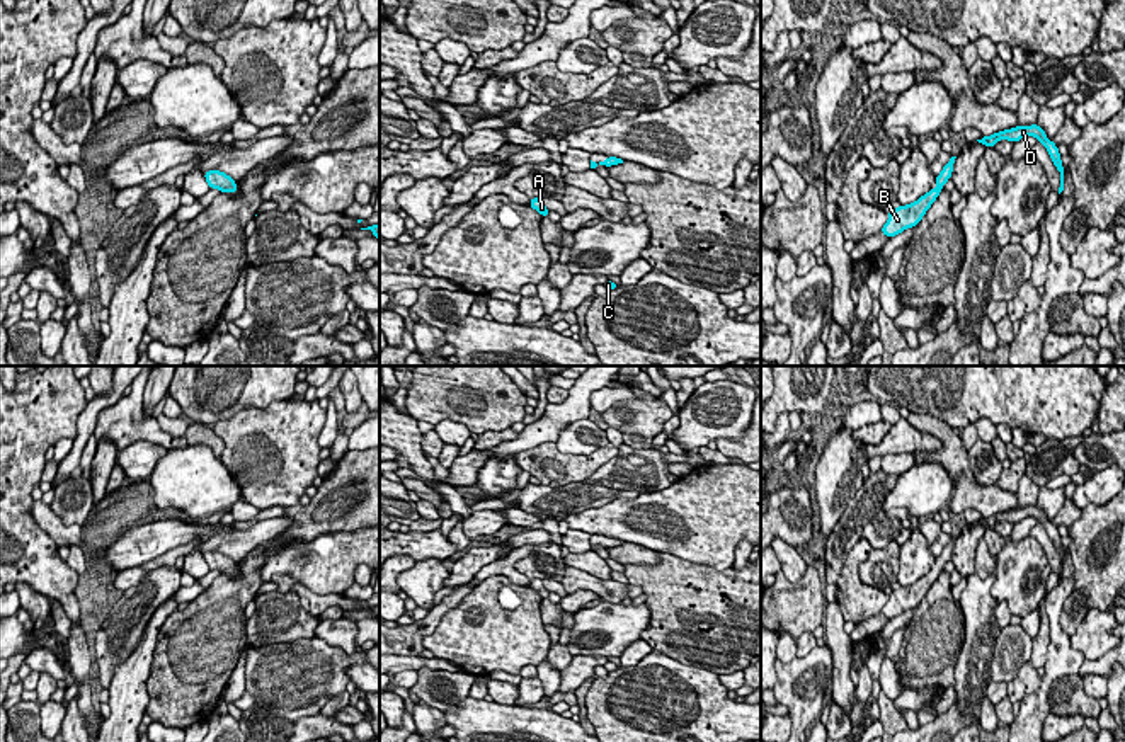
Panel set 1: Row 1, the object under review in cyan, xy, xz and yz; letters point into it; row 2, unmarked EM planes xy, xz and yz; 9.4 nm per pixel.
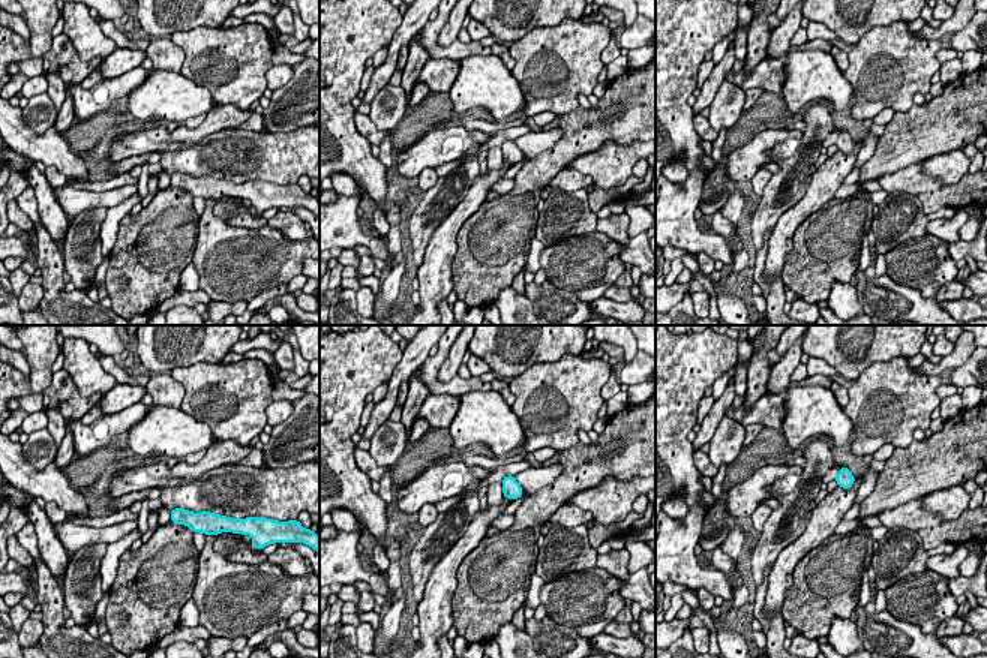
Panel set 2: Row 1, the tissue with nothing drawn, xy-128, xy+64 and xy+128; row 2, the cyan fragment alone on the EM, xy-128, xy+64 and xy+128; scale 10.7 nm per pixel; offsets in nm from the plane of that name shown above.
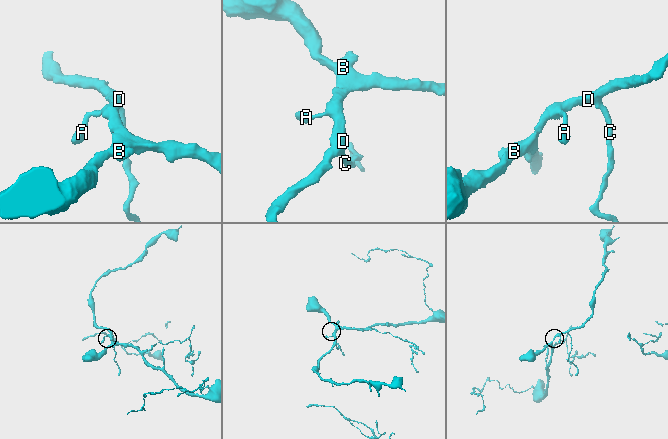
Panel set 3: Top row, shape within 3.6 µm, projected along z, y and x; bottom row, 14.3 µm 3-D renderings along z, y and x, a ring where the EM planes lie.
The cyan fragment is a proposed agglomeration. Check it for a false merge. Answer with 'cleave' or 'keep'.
keep

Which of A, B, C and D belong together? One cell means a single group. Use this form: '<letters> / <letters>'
A B C D

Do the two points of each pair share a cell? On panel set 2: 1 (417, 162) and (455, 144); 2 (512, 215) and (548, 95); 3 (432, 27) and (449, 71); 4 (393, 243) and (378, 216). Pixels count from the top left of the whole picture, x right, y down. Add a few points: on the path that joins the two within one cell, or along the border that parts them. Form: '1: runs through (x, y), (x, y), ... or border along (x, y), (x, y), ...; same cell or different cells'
1: runs through (426, 153), (441, 143), (446, 144); same cell
2: border along (579, 105), (560, 116); different cells
3: border along (431, 57), (450, 57), (458, 62); different cells
4: border along (384, 213), (389, 222), (389, 233), (386, 236); different cells

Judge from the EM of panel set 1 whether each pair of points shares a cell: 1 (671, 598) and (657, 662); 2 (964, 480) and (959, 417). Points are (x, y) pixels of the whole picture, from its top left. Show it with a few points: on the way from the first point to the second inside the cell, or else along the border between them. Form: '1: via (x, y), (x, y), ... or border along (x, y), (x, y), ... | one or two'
1: border along (652, 649), (696, 666) | two
2: border along (916, 414), (933, 414), (953, 429) | two

